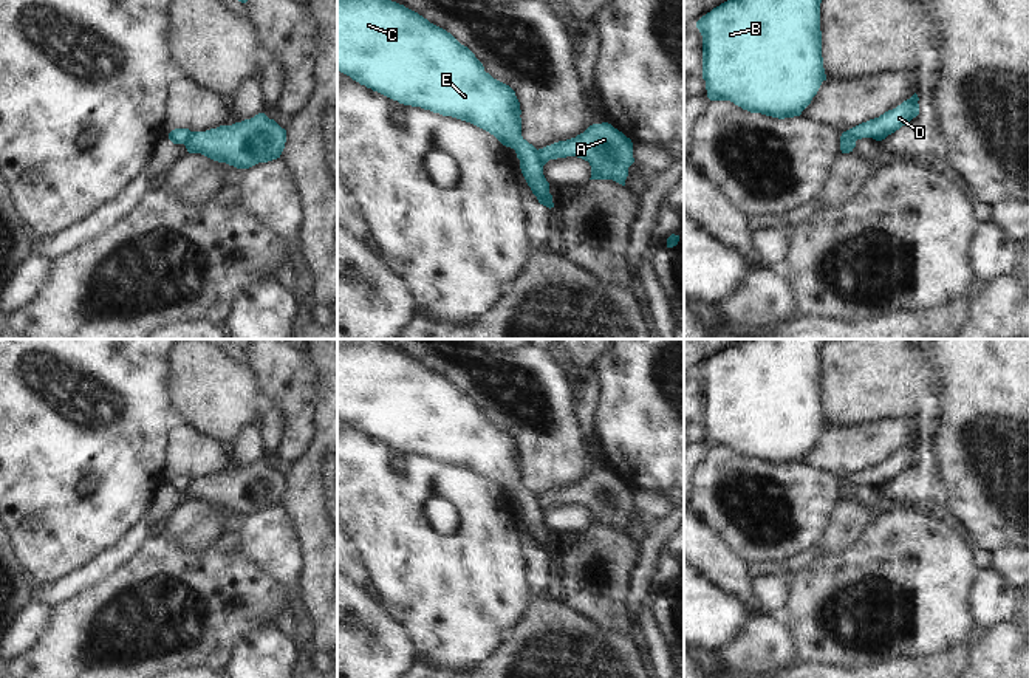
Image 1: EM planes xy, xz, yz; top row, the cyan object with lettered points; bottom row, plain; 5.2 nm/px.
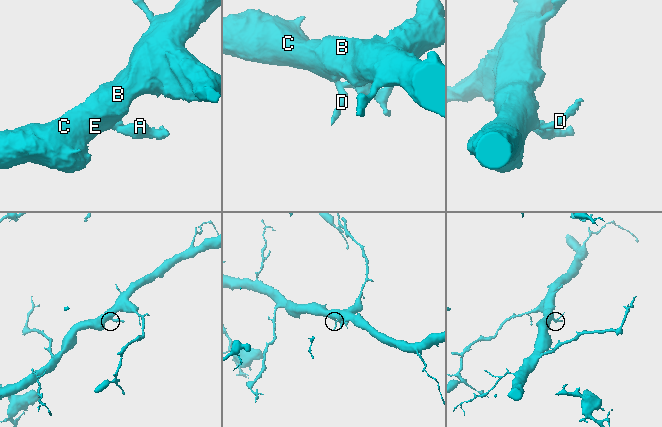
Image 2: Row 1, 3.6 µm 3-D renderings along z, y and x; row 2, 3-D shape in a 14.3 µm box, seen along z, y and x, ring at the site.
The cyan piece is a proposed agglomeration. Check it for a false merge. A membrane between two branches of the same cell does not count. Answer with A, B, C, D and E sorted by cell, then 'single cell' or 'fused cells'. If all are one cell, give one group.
A / B C D E | fused cells

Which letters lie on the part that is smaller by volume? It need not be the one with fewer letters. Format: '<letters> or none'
A

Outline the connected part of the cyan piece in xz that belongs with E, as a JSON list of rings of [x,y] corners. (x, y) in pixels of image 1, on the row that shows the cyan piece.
[[[337,0],[337,71],[404,105],[470,122],[515,150],[521,173],[538,203],[554,207],[537,149],[521,136],[515,91],[484,71],[450,33],[391,0]]]

